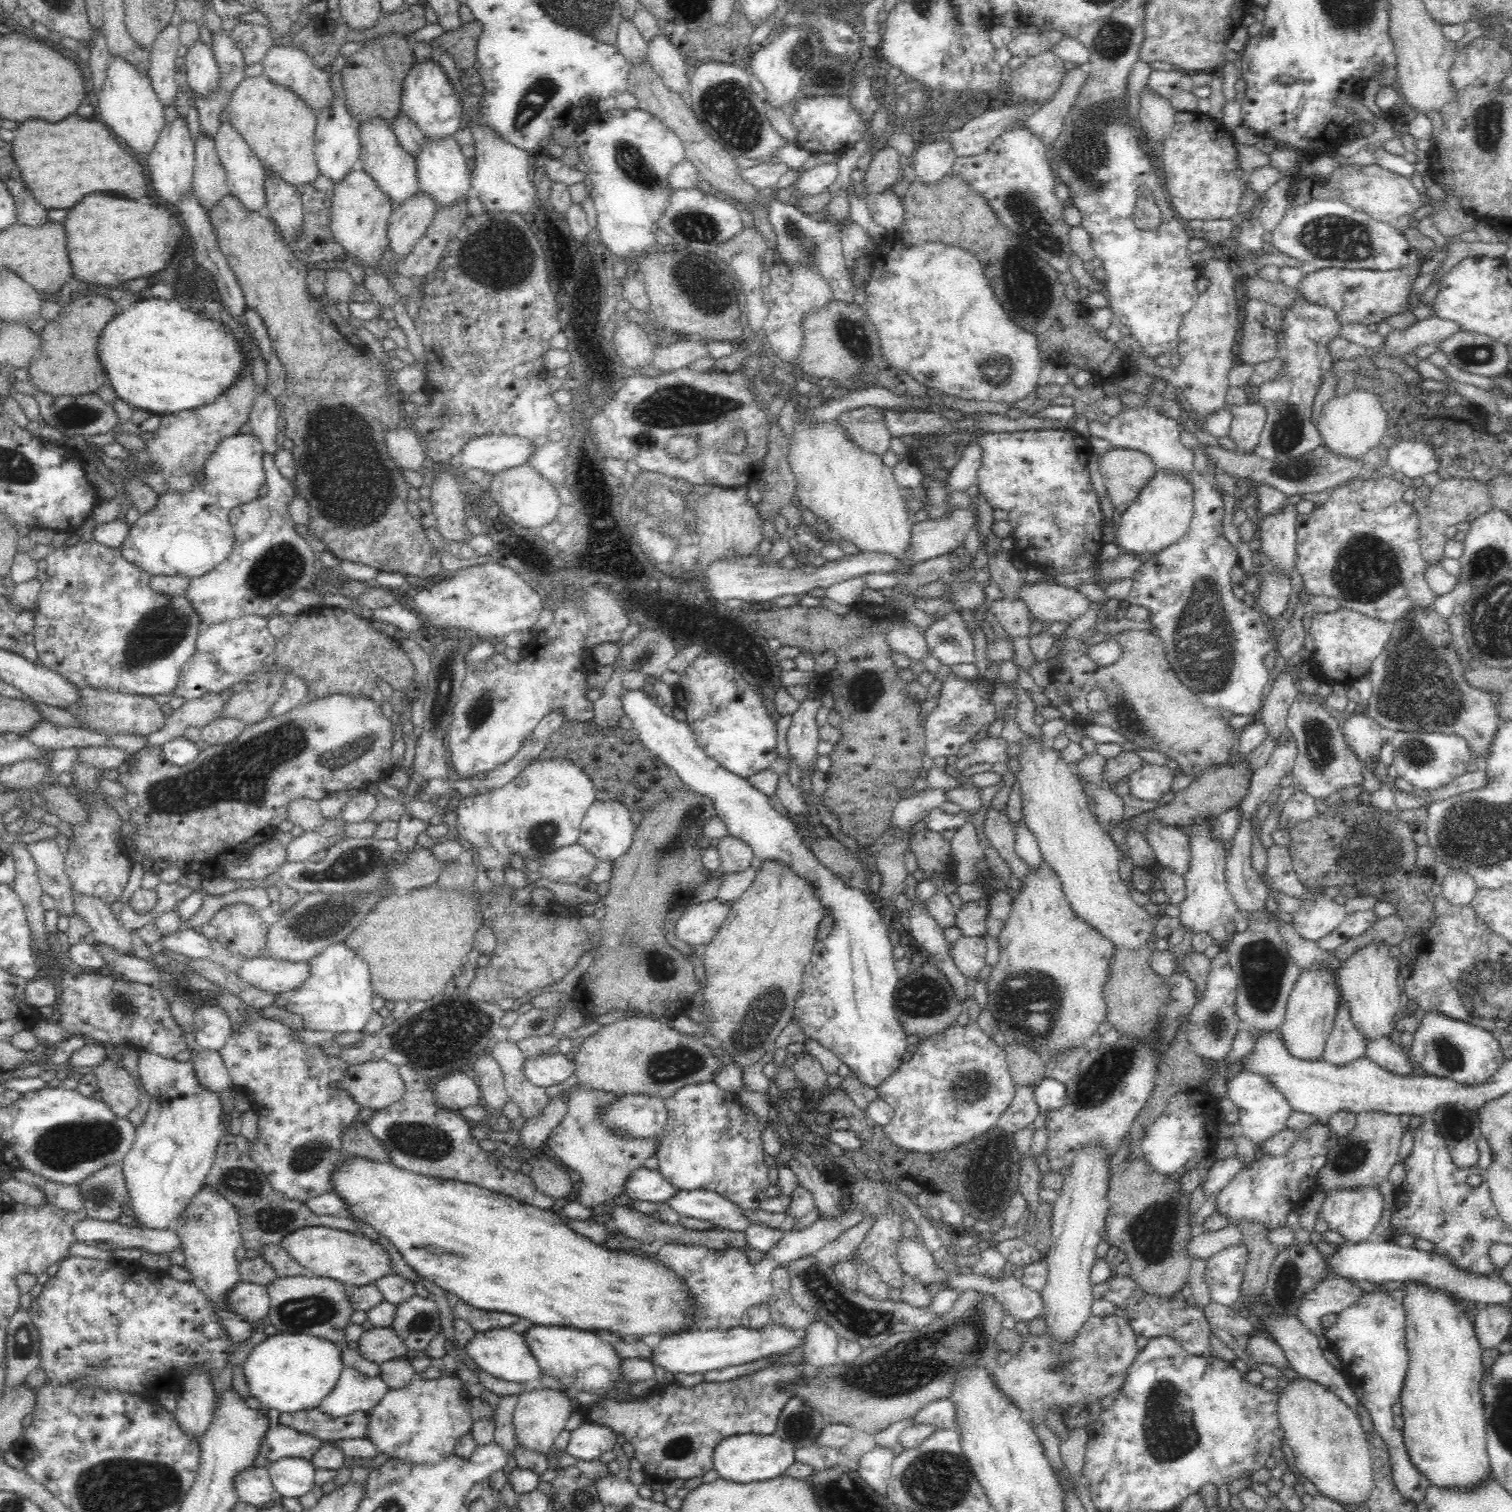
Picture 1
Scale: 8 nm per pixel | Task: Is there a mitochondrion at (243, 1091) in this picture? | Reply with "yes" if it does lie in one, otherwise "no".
no

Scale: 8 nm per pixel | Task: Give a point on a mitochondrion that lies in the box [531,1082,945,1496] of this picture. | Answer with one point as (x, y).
(862, 1321)

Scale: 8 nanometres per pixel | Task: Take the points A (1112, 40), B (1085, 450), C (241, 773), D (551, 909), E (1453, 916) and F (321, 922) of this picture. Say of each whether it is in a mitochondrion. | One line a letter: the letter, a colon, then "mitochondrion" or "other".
A: mitochondrion
B: other
C: mitochondrion
D: other
E: other
F: mitochondrion

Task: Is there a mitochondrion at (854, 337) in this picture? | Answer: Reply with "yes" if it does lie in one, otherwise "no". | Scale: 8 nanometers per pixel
yes

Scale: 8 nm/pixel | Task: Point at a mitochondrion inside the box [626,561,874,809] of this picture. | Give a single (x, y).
(647, 655)

